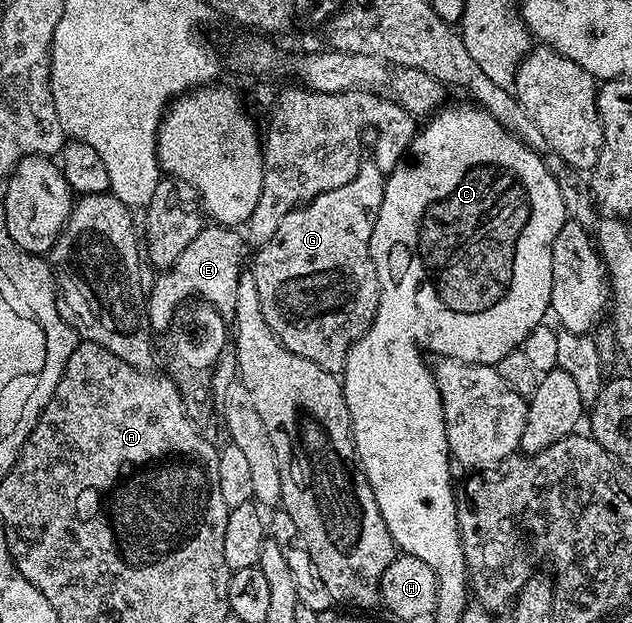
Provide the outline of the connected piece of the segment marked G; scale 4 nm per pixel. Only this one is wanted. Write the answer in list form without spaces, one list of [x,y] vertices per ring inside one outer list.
[[[365,160],[360,166],[358,175],[354,179],[350,179],[350,183],[342,183],[342,187],[334,187],[334,191],[326,191],[309,201],[308,204],[297,205],[294,211],[290,211],[286,215],[286,219],[282,219],[282,223],[278,223],[278,231],[274,231],[274,235],[270,235],[270,241],[255,250],[256,258],[253,259],[252,265],[250,261],[250,272],[254,275],[254,284],[258,287],[258,300],[262,303],[262,315],[266,315],[266,323],[270,323],[270,331],[274,331],[277,339],[287,349],[294,351],[294,355],[302,355],[302,359],[310,359],[310,363],[318,363],[318,367],[337,375],[343,374],[346,355],[350,351],[350,347],[359,337],[363,337],[368,332],[374,315],[378,311],[380,284],[370,255],[370,235],[374,235],[374,223],[378,219],[378,211],[382,207],[385,180],[386,174],[376,166],[375,160]]]

